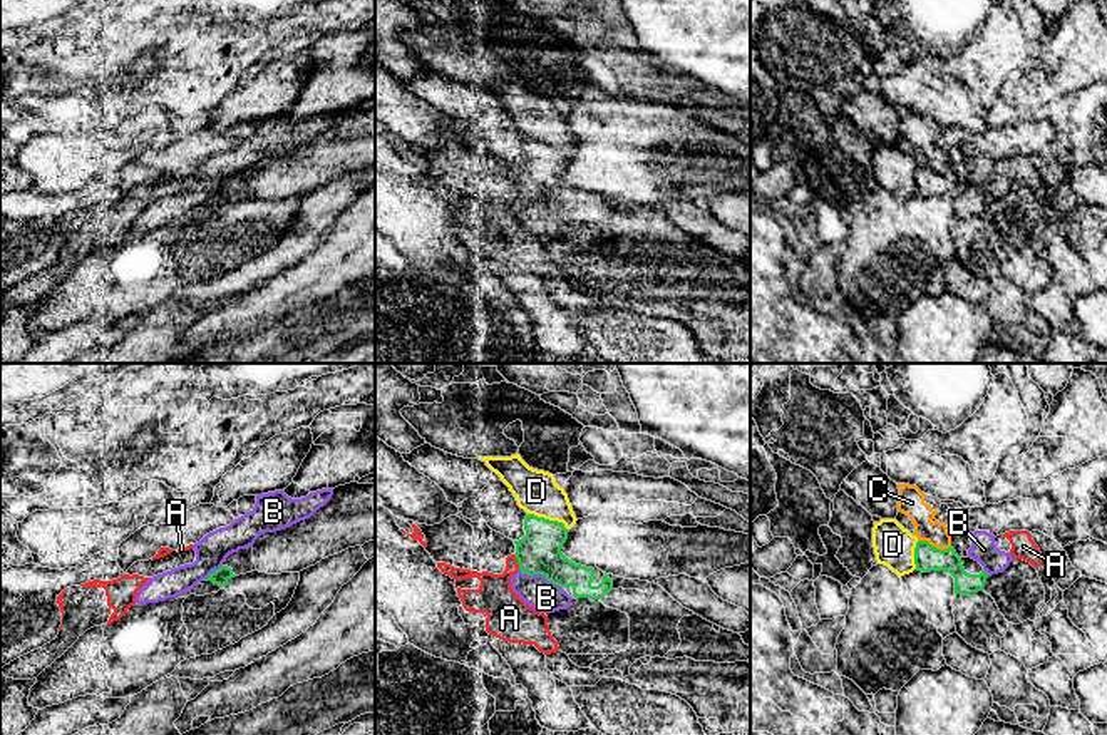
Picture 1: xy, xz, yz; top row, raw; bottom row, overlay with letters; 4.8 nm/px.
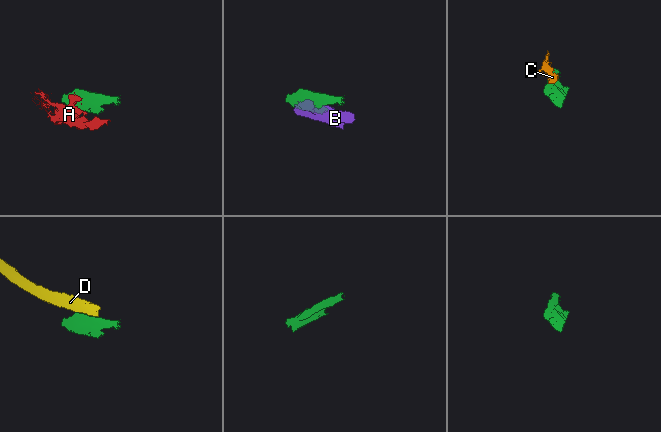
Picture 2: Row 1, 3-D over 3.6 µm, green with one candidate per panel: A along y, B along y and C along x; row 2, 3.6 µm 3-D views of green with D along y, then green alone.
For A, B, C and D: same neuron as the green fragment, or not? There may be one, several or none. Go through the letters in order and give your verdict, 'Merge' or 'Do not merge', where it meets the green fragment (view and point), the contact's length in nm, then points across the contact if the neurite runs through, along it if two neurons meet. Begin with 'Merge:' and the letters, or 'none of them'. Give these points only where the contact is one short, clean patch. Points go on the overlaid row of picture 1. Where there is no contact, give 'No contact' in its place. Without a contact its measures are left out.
Merge: none of them
A: Do not merge. Touches green at xz (518, 563). Shared border 90 nm. Boundary: xz (513, 555), (520, 570)
B: Do not merge. Touches green at xz (541, 573). Shared border 220 nm
C: Do not merge. Touches green at yz (933, 546). Shared border 160 nm. Boundary: yz (918, 539), (926, 539), (942, 549), (950, 546)
D: Do not merge. Touches green at xz (548, 519). Shared border 200 nm. Boundary: xz (528, 513), (538, 518), (556, 519), (566, 529)

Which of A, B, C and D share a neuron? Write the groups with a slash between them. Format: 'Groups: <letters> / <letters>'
Groups: A / B / C / D

